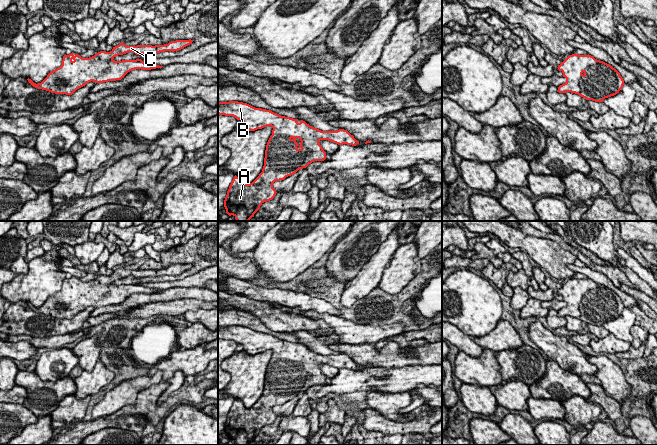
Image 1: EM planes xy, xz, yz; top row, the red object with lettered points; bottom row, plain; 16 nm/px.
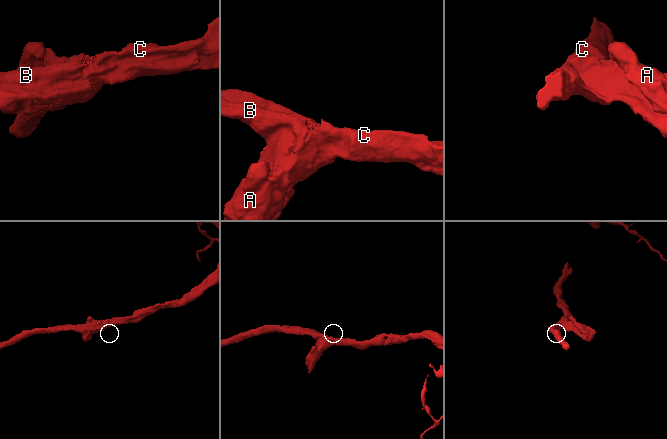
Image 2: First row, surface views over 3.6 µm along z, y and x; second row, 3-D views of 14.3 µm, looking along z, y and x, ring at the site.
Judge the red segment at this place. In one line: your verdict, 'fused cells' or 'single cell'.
single cell

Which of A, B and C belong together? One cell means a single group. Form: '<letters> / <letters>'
A B C

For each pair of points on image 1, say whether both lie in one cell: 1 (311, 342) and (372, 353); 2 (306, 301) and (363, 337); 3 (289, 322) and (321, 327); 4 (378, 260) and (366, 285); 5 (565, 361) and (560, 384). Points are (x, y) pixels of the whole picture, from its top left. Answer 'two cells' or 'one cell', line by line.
1: two cells
2: two cells
3: one cell
4: one cell
5: two cells

